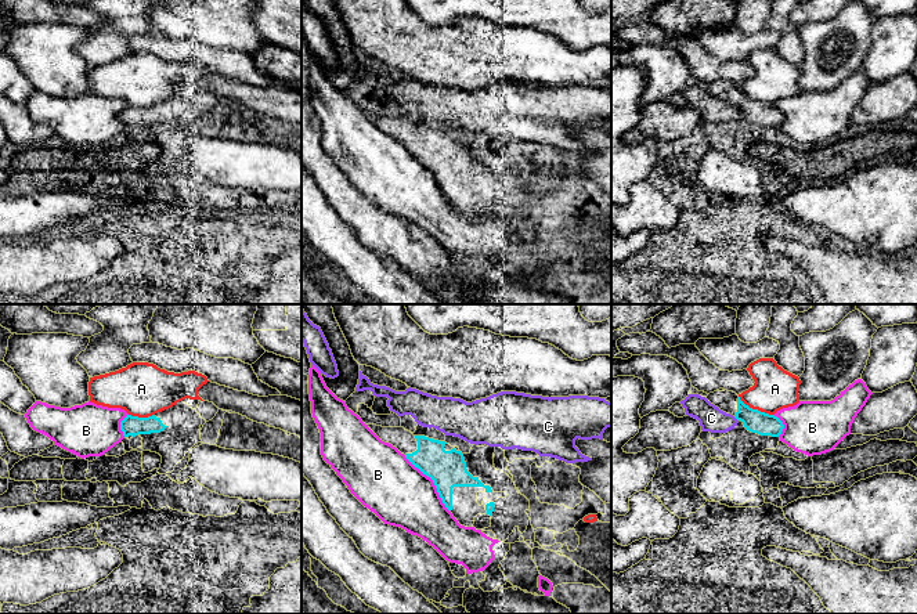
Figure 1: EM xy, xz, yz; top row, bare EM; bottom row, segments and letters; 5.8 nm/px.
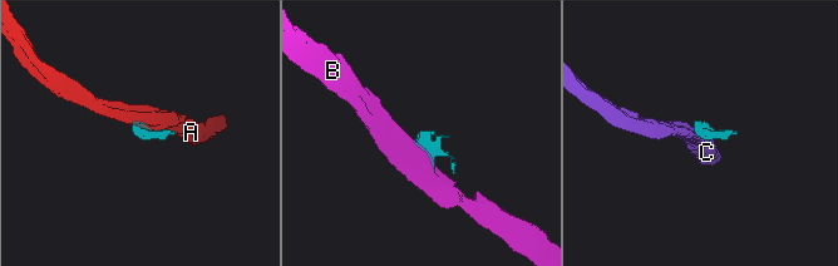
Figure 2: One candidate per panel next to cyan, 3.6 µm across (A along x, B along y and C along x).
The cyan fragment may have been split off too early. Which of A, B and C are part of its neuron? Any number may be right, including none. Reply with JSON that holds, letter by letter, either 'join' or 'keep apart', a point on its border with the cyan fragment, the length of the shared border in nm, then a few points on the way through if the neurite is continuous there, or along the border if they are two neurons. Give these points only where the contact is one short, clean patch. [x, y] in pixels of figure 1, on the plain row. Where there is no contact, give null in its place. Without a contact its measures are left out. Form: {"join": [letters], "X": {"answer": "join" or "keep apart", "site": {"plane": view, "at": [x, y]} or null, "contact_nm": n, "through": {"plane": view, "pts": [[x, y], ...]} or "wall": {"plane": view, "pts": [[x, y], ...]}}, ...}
{"join": [], "A": {"answer": "keep apart", "site": {"plane": "yz", "at": [755, 100]}, "contact_nm": 240}, "B": {"answer": "keep apart", "site": {"plane": "xz", "at": [433, 172]}, "contact_nm": 420, "wall": {"plane": "xz", "pts": [[404, 145], [432, 170], [441, 192], [450, 202]]}}, "C": {"answer": "keep apart", "site": {"plane": "yz", "at": [736, 108]}, "contact_nm": 40, "wall": {"plane": "yz", "pts": [[733, 107], [737, 111]]}}}

